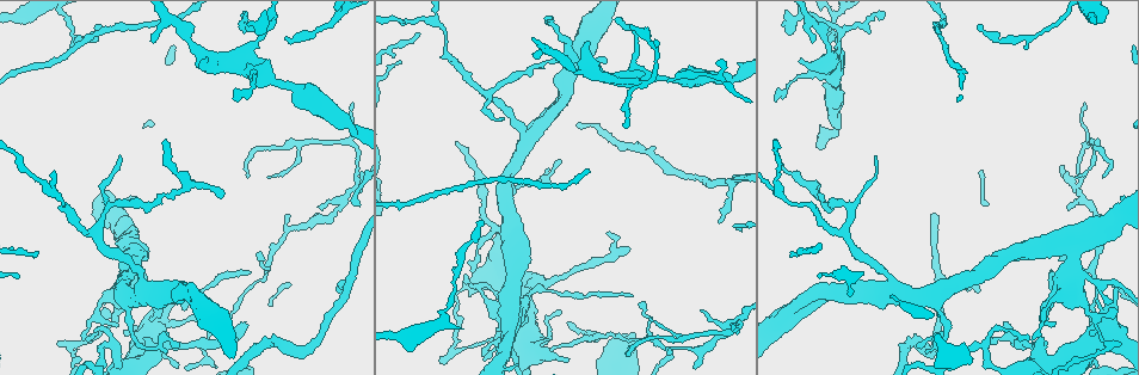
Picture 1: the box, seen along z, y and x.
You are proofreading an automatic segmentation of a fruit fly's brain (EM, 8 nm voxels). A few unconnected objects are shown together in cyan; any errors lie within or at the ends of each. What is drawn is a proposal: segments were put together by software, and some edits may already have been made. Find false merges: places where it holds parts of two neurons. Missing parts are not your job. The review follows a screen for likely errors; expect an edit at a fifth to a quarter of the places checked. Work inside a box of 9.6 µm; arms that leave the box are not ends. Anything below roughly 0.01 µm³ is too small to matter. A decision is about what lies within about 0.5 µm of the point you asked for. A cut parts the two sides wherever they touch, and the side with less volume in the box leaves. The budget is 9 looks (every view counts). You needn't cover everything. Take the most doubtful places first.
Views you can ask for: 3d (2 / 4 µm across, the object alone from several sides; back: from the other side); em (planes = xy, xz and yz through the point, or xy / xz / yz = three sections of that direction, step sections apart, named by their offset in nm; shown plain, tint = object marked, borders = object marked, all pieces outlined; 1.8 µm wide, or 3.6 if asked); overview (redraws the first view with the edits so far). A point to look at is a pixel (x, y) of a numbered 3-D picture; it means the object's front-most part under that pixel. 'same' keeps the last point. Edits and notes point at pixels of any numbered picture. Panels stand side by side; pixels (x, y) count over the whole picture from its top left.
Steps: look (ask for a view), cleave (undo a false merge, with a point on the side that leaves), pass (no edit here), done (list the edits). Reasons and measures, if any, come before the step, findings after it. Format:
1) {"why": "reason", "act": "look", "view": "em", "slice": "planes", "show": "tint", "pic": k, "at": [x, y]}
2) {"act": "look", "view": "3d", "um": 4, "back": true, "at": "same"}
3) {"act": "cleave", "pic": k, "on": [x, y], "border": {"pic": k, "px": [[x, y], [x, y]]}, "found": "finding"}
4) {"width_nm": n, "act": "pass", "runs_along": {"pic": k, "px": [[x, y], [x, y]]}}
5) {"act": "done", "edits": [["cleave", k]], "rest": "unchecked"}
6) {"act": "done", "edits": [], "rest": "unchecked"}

{"why": "four-way junction", "act": "look", "view": "em", "um": 3.6, "slice": "xz", "step": 8, "show": "tint", "pic": 1, "at": [271, 81]}

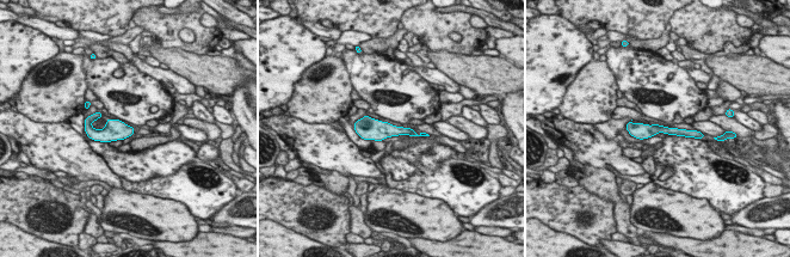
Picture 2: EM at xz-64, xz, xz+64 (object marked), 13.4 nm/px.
{"act": "pass", "runs_along": {"pic": 2, "px": [[629, 126], [692, 134]]}, "found": "one neuron here"}

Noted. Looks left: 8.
{"why": "looks like a crossing", "act": "look", "view": "3d", "um": 4, "back": true, "pic": 1, "at": [1077, 294]}

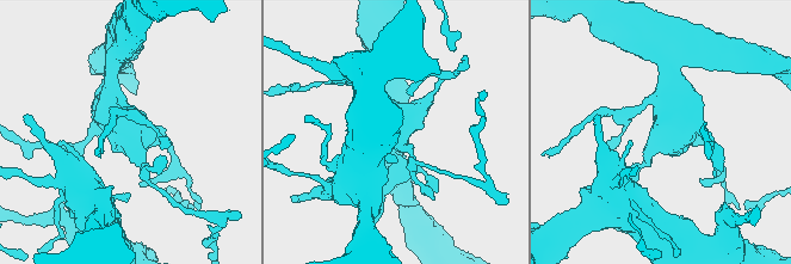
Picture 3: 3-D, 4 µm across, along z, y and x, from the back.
{"act": "look", "view": "em", "um": 3.6, "slice": "planes", "show": "plain", "pic": 3, "at": [663, 136]}

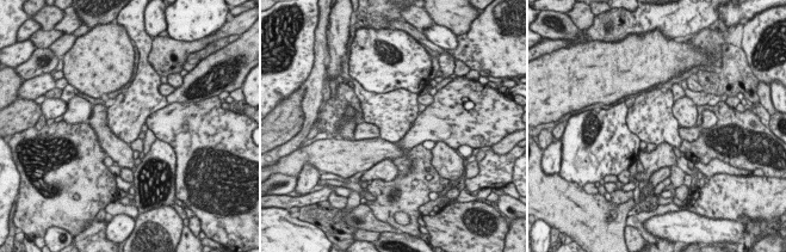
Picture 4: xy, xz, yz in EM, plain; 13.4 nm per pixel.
{"why": "with the object marked", "act": "look", "view": "em", "um": 3.6, "slice": "planes", "show": "tint", "at": "same"}

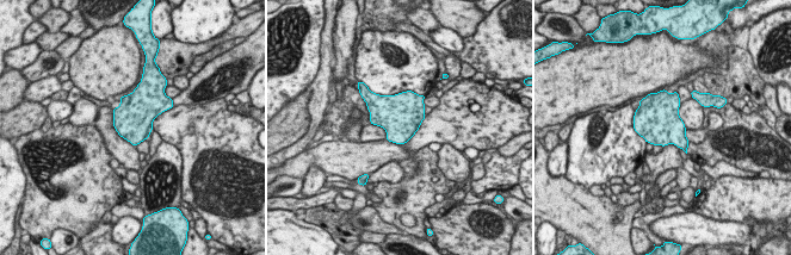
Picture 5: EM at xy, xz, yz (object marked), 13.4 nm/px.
{"act": "pass", "found": "one neuron here"}

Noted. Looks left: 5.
{"why": "two arms in line, one across", "act": "look", "view": "3d", "um": 4, "pic": 1, "at": [350, 279]}

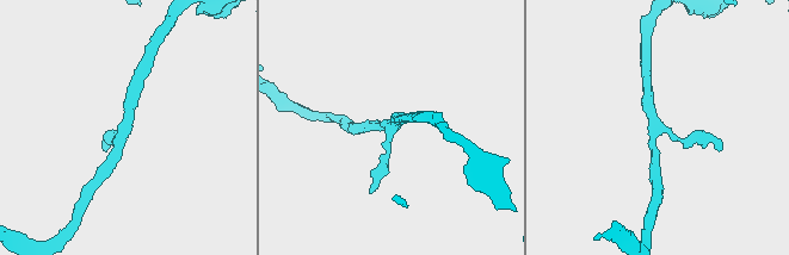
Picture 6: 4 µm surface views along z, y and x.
{"arms": 3, "arm_widths_nm": [170, 190, 200], "why": "need the tissue", "act": "look", "view": "em", "um": 3.6, "slice": "planes", "show": "tint", "pic": 6, "at": [657, 128]}

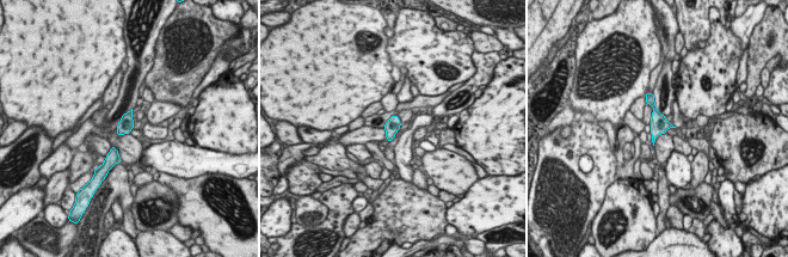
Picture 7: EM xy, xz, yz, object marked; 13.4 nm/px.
{"act": "pass", "found": "one neuron here"}

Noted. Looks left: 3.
{"why": "sharp bend", "act": "look", "view": "3d", "um": 2, "pic": 1, "at": [566, 53]}

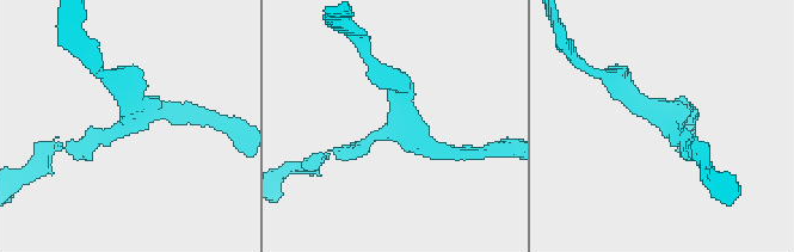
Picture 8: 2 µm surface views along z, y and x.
{"why": "shape alone is not enough", "act": "look", "view": "em", "slice": "planes", "show": "tint", "pic": 8, "at": [124, 130]}

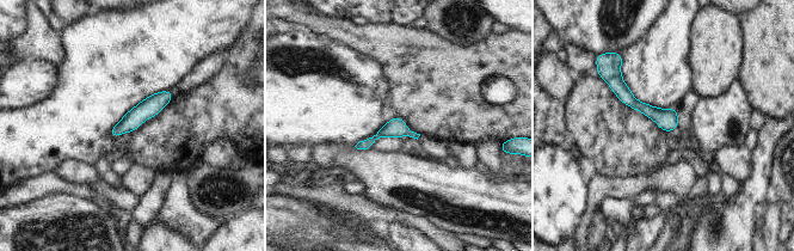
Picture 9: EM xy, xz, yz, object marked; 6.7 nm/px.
{"width_nm": 130, "act": "pass", "found": "all the same neuron"}

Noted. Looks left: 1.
{"act": "done", "edits": [], "rest": "unchecked"}

